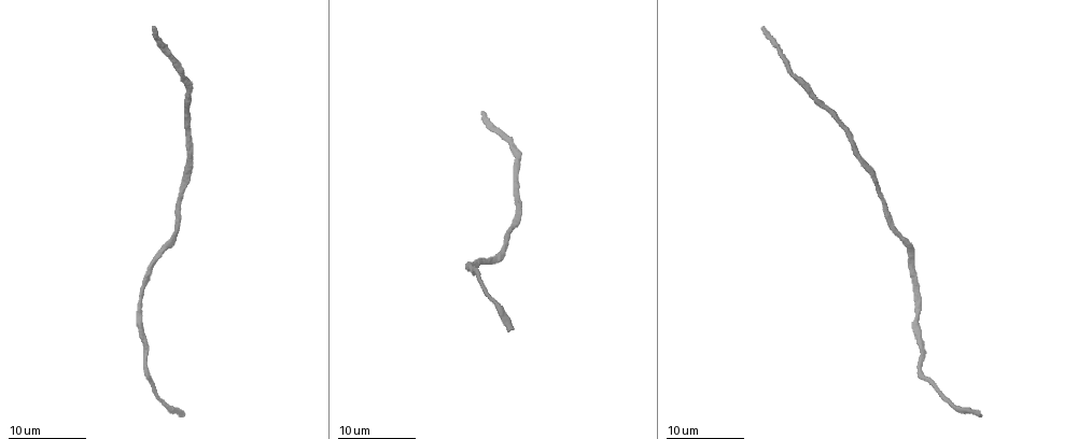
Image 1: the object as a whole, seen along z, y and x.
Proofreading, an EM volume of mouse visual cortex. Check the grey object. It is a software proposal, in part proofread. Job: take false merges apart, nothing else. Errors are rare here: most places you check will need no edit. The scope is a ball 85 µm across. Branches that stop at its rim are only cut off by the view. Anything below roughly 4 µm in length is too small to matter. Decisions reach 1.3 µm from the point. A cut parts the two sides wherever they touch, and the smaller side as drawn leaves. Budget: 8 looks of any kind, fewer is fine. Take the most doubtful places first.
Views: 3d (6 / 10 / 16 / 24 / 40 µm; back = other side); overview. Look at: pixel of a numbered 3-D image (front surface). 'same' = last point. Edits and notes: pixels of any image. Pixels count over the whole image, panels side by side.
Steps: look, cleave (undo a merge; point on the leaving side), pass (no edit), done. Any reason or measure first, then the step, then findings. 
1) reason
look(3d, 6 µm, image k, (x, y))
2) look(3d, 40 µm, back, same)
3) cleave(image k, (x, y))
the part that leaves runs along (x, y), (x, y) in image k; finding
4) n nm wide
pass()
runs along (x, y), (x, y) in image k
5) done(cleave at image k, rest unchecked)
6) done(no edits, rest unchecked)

look(3d, 10 µm, image 1, (889, 227))

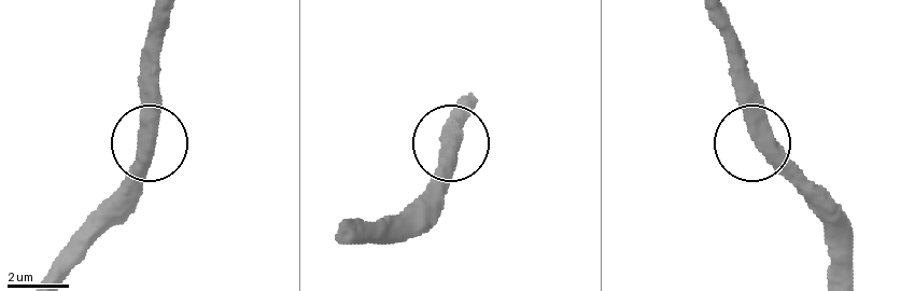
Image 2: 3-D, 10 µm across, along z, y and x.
look(3d, 6 µm, image 2, (763, 143))

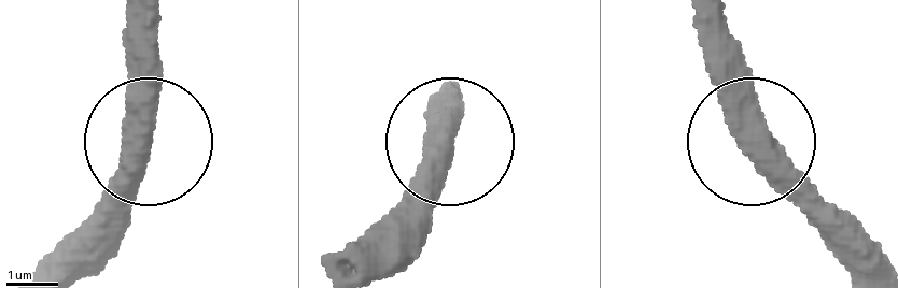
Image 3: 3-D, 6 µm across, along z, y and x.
pass()
continuous, no second neuron

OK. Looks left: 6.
narrows sharply
look(3d, 6 µm, image 1, (497, 131))

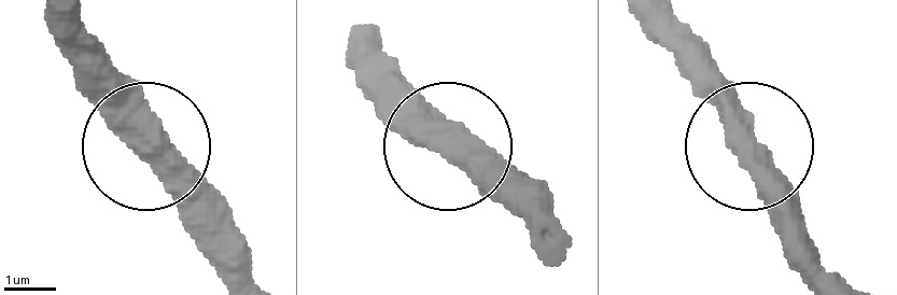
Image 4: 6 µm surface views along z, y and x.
from behind
look(3d, 6 µm, back, image 4, (757, 150))

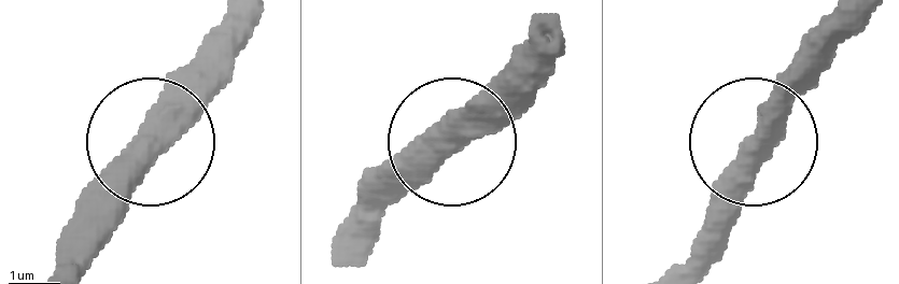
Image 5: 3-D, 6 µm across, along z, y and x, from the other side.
pass()
runs along (678, 264), (729, 173), (815, 74) in image 5; all the same neuron

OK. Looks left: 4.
sudden change in width
look(3d, 16 µm, image 1, (143, 324))

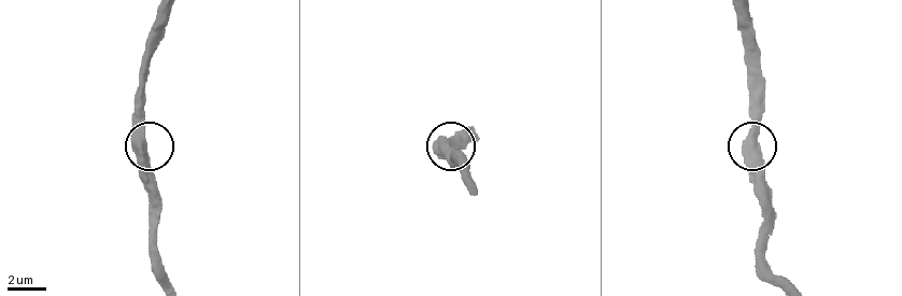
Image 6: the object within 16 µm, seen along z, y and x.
look(3d, 6 µm, image 6, (753, 145))

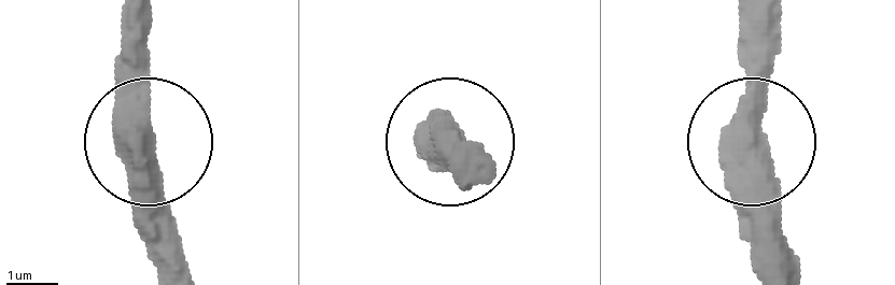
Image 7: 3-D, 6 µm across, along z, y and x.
560 nm wide
pass()
runs along (152, 10), (152, 262) in image 7; one neuron here

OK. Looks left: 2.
thick turns thin
look(3d, 6 µm, image 1, (810, 90))

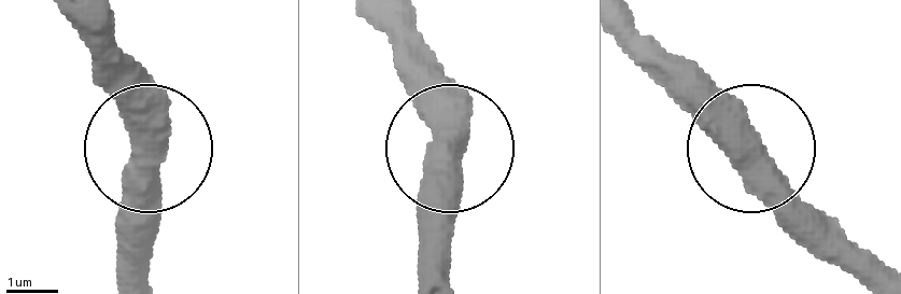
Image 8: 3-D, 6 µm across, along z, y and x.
560 nm wide
pass()
runs along (136, 279), (136, 65) in image 8; continuous, no second neuron

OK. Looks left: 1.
done(no edits, rest unchecked)

